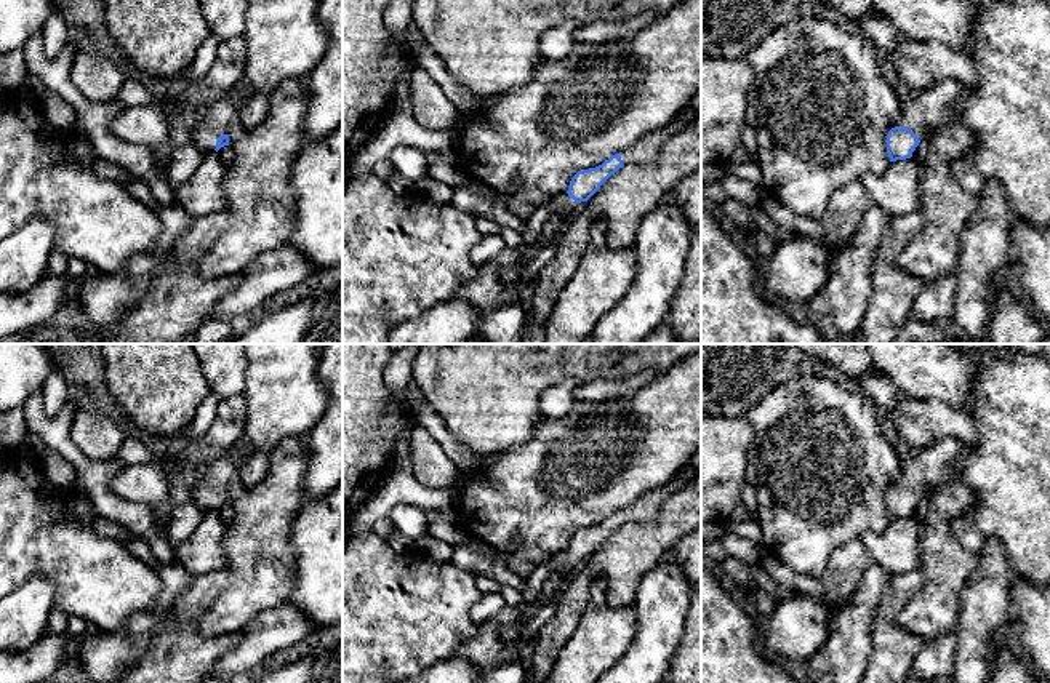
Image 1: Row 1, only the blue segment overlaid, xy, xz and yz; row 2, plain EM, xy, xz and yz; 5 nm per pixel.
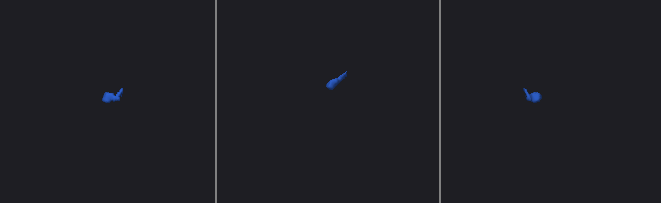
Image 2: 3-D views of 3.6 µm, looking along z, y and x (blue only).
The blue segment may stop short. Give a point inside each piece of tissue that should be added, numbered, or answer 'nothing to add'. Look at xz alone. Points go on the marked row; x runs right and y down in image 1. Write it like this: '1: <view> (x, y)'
1: xz (647, 147)
2: xz (487, 293)

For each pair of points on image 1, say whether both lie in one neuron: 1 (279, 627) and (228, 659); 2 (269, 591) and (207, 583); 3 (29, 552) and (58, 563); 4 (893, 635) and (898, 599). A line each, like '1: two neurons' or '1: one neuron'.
1: one neuron
2: two neurons
3: one neuron
4: one neuron

